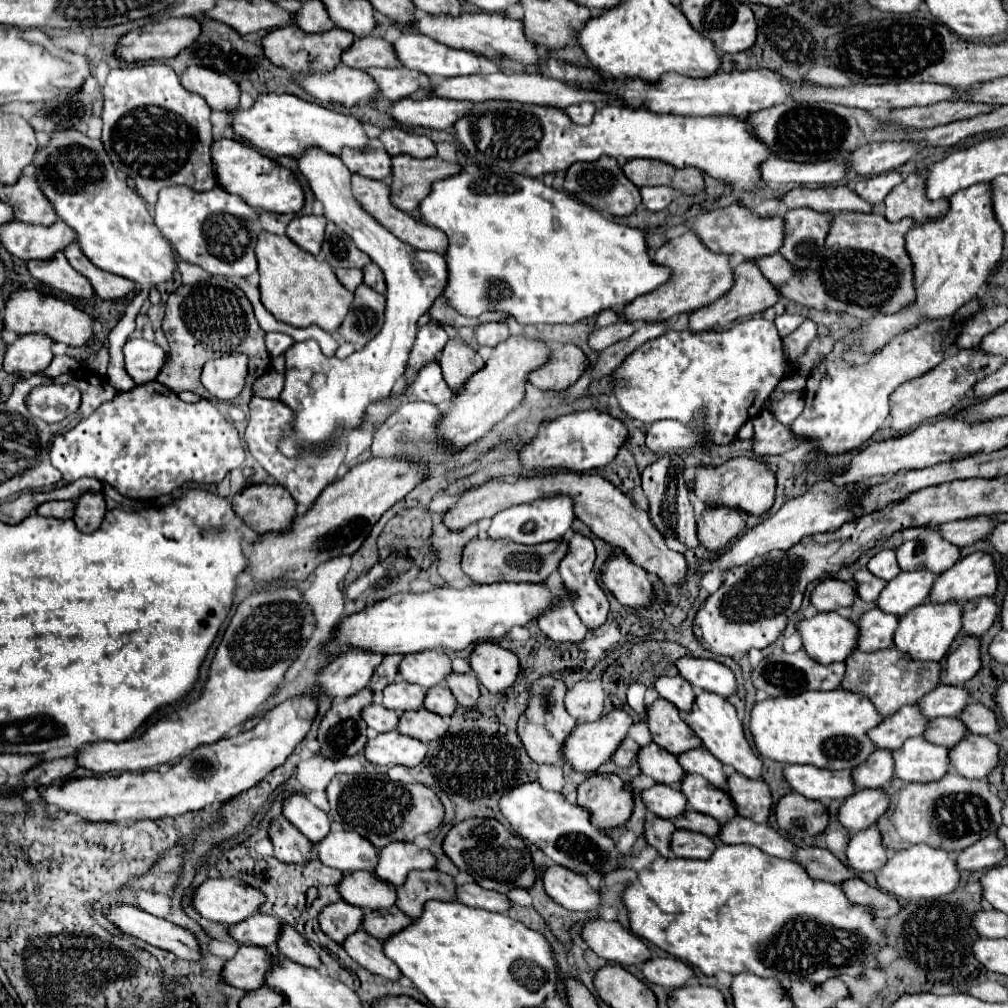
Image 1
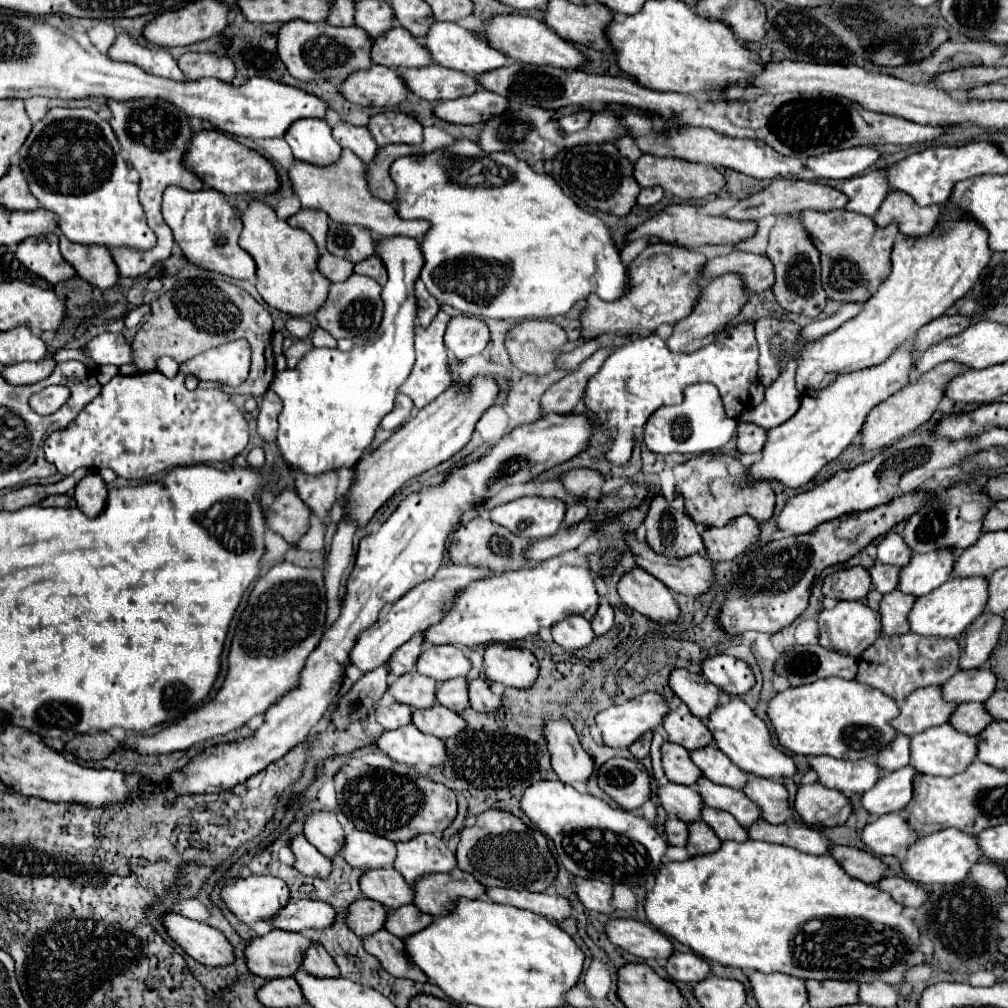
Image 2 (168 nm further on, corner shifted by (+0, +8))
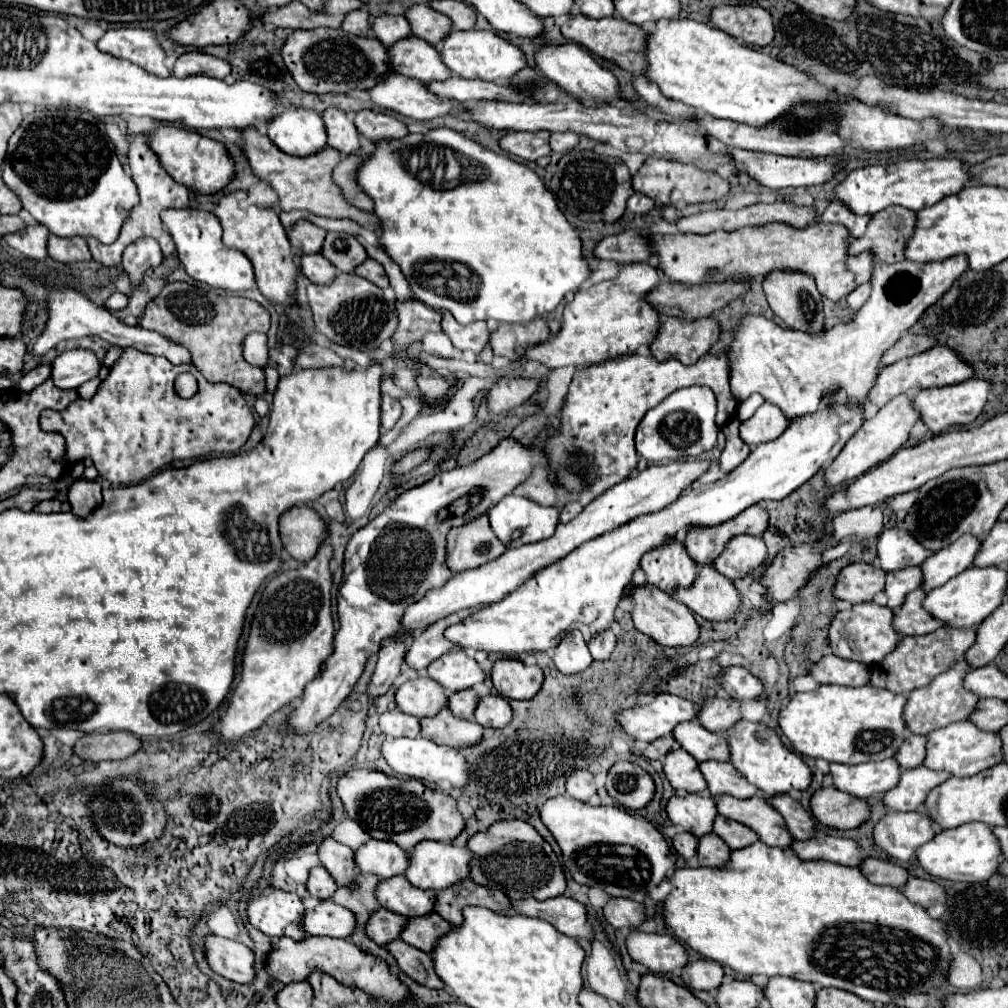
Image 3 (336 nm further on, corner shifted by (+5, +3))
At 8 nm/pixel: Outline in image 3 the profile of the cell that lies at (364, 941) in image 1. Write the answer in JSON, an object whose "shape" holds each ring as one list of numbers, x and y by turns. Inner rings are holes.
{"shape":[[394,940,386,946,394,958,398,960,400,968,418,984,424,984,428,988,444,988,444,982,438,978,438,974,434,972,434,960,430,954,402,942,402,940]]}

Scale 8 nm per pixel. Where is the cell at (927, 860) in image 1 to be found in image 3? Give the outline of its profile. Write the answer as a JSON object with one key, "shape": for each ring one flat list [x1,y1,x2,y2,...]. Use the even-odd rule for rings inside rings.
{"shape":[[970,822,958,828,938,832,930,842,918,848,916,858,920,866,934,878,956,882,984,882,998,870,1002,848,990,826,982,822]]}

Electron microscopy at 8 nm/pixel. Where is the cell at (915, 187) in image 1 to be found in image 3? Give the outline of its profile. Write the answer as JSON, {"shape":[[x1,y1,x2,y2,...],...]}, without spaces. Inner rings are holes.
{"shape":[[890,206,870,218,866,234,848,246,848,254,858,256,868,250,874,254,876,264,894,264,902,260,902,250,906,238,914,232,914,224,916,212,904,206]]}

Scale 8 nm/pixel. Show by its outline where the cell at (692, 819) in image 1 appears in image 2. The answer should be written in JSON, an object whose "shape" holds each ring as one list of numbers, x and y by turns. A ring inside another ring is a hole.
{"shape":[[703,807,701,809,701,819,715,831,717,837,721,837,721,841,733,839,733,841,745,841,747,839,747,831,743,825,739,825,735,821,735,817,731,817,729,813,721,811,721,809,713,809,713,807]]}

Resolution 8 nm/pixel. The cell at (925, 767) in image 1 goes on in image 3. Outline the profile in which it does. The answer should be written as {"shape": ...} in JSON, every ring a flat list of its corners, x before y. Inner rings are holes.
{"shape":[[962,720,954,722,950,726,938,728,930,732,928,736,928,746,926,746,926,768,930,770,946,770,954,776,974,776,982,770,988,770,1000,762,1004,762,1002,754,1002,740,998,732,986,732,978,730,972,722]]}

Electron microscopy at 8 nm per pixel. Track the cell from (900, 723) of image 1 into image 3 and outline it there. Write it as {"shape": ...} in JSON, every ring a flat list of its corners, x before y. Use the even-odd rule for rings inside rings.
{"shape":[[960,660,950,670,942,672,938,678,934,678,934,682,930,682,930,686,918,688,918,690,914,690,910,694,906,710,904,710,904,718,906,718,908,728,914,734,924,734,926,736,926,734,930,734,936,728,948,726,952,722,966,720,974,712,974,708,976,708,976,704,978,704,980,698,974,692,970,692,970,690,966,690,962,686,968,670,970,670,970,664,966,660]]}

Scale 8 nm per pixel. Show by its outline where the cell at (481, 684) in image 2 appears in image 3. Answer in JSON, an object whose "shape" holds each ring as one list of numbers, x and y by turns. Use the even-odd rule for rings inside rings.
{"shape":[[484,696,476,708,476,722,484,728,504,728,512,720,512,708,502,696]]}

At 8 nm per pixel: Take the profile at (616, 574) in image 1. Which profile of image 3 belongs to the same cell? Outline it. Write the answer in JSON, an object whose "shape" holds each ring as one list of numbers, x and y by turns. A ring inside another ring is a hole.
{"shape":[[640,586,636,588,632,594,632,604,634,604,634,612,632,612,632,620,634,620,634,626,650,636,654,642,662,644,662,646,668,646,668,648,676,648,676,646,694,646,698,636,700,636,700,626,698,622,694,620,692,612,678,600,674,600,672,596,668,594,662,594,660,590,654,590,652,586]]}

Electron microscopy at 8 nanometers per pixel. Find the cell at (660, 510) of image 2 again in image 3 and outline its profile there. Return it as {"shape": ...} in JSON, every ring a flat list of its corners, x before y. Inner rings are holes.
{"shape":[[668,542,650,554,644,554,640,568,646,572,646,582,666,594,678,588,690,588,698,576,698,566,690,562,682,542]]}

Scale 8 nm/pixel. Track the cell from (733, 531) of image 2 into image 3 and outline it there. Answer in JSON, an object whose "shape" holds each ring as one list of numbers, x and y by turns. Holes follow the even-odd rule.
{"shape":[[738,536,730,540,724,554,714,562,714,568,730,580,746,578,752,570,760,568,768,558,766,544,758,536]]}

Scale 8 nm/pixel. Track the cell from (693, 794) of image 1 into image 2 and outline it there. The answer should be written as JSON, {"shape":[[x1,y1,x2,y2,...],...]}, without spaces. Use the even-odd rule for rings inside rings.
{"shape":[[707,777,697,779,697,789,705,805,731,813,743,827,751,825,751,821,761,819,759,807,751,799,747,799,745,793,739,789,717,785,713,781,707,781]]}

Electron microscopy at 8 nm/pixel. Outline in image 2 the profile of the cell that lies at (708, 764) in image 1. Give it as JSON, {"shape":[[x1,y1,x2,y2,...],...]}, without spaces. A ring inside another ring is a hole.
{"shape":[[715,743,691,751,691,761,701,769,703,777,717,785,741,789,741,785,745,785,747,781,747,775,739,767,735,767,727,755,715,749]]}

